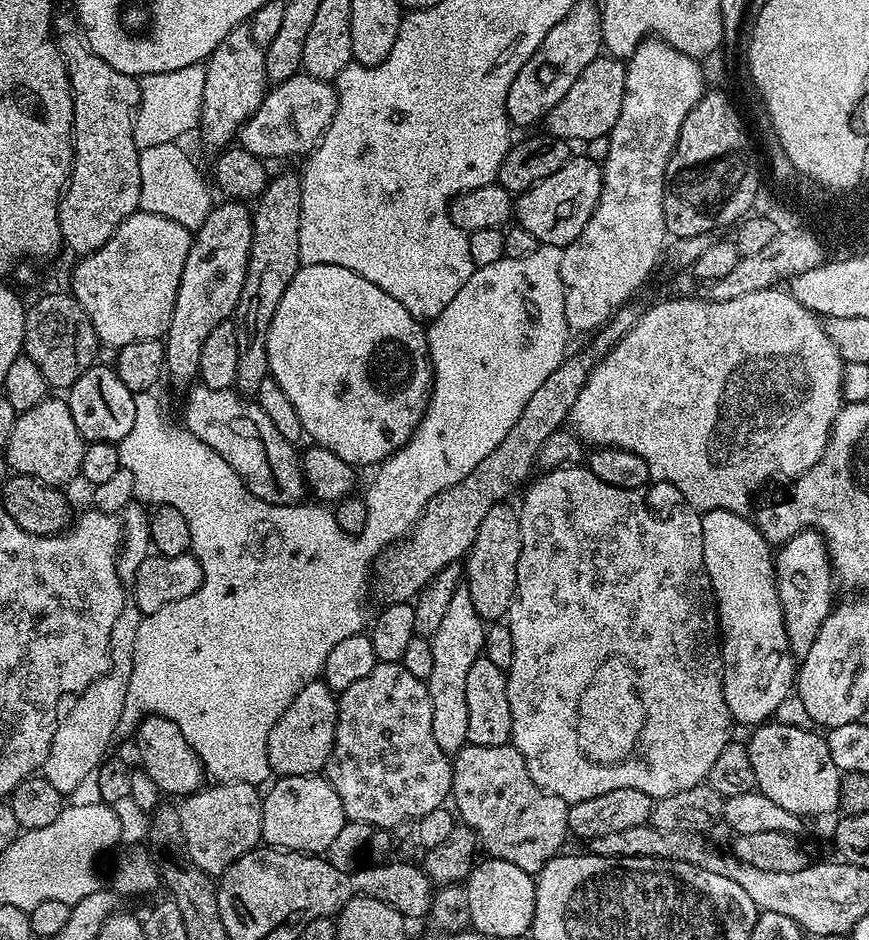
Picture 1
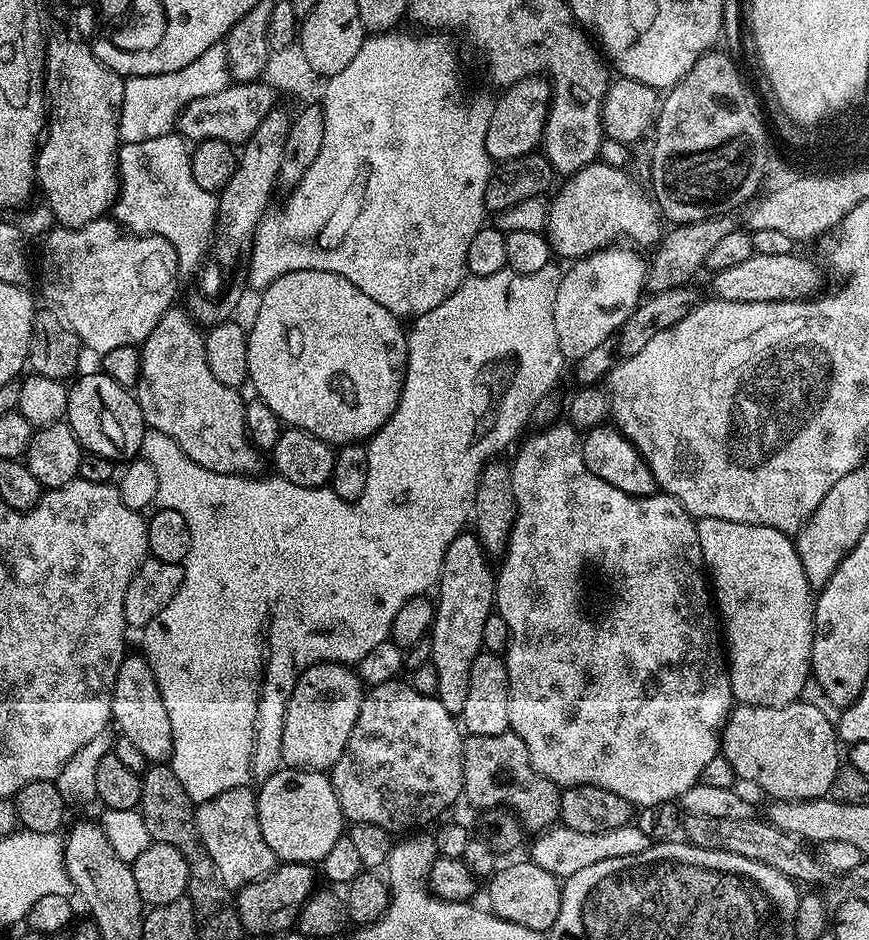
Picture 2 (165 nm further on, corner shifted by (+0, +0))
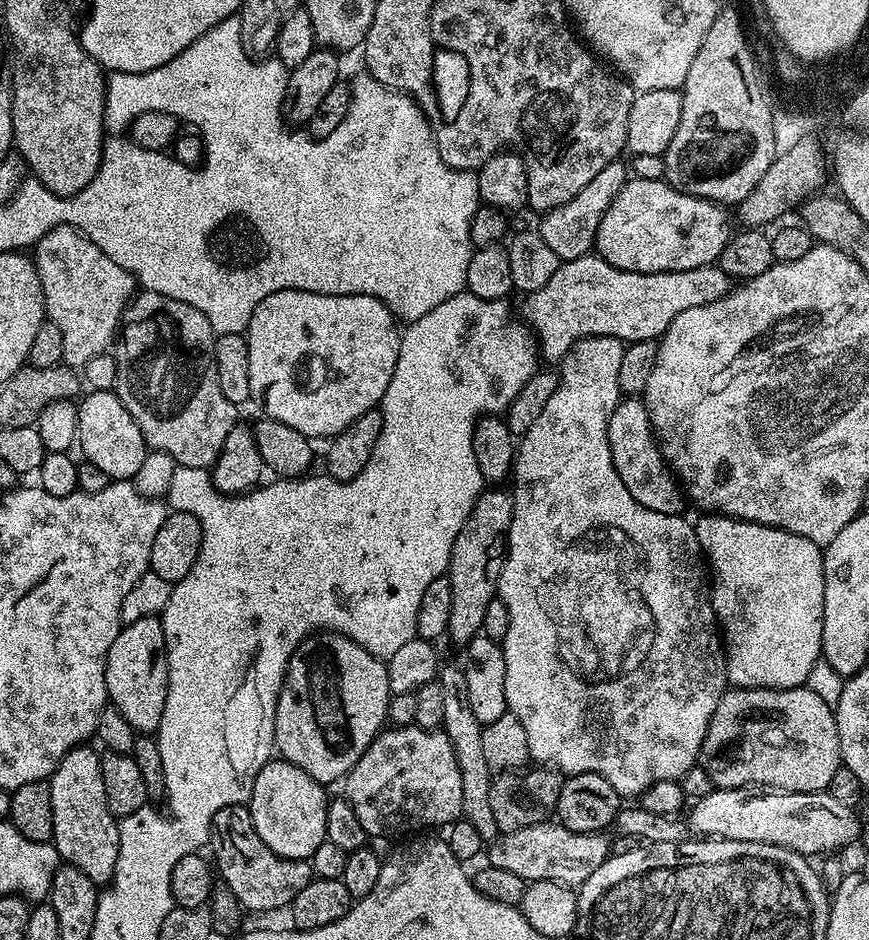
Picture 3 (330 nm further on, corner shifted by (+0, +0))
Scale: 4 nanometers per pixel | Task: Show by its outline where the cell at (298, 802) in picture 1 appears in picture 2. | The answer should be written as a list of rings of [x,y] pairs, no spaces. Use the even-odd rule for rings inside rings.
[[[281,767],[273,772],[270,778],[266,778],[263,784],[259,785],[256,792],[256,805],[258,806],[258,826],[262,830],[262,838],[266,838],[266,846],[270,846],[270,850],[274,850],[276,859],[280,862],[307,864],[309,866],[315,865],[315,860],[316,863],[322,862],[326,858],[326,854],[330,854],[330,849],[334,846],[334,842],[338,842],[338,838],[345,835],[346,832],[346,821],[342,810],[338,806],[338,798],[334,794],[334,786],[331,779],[324,772],[308,772],[305,768]]]

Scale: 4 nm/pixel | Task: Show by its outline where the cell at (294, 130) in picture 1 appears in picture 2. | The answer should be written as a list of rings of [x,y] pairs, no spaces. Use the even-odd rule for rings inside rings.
[[[232,82],[221,92],[196,98],[180,112],[175,127],[188,142],[201,140],[225,140],[230,145],[240,146],[258,130],[258,124],[277,103],[277,93],[263,82]]]

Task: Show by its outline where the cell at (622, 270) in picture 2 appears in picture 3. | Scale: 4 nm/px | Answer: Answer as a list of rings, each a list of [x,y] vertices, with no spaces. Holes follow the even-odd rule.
[[[591,336],[585,340],[580,340],[571,350],[565,354],[563,360],[558,364],[558,375],[560,385],[558,390],[554,390],[554,394],[550,394],[550,402],[546,402],[546,406],[542,406],[542,414],[538,414],[534,426],[530,426],[530,430],[526,430],[526,434],[519,437],[518,447],[516,450],[516,459],[514,461],[514,480],[516,476],[516,488],[511,489],[512,494],[512,521],[510,522],[510,530],[508,531],[508,539],[506,541],[506,551],[504,553],[504,565],[500,571],[500,577],[496,583],[496,591],[499,600],[506,606],[506,611],[510,614],[510,630],[506,630],[506,638],[502,642],[504,649],[504,657],[506,658],[506,702],[508,703],[508,711],[514,713],[522,722],[522,726],[526,729],[526,742],[530,746],[530,757],[537,765],[555,768],[561,774],[571,774],[577,776],[583,772],[593,772],[602,778],[606,778],[606,782],[610,782],[610,786],[614,786],[614,790],[618,790],[621,798],[639,797],[641,792],[645,792],[650,786],[654,786],[654,782],[666,782],[667,780],[679,780],[686,774],[686,770],[697,767],[700,759],[700,751],[702,750],[702,742],[706,738],[706,730],[710,726],[710,718],[714,718],[714,710],[718,710],[718,702],[724,696],[726,689],[729,687],[728,682],[728,665],[726,663],[726,653],[722,643],[722,633],[718,627],[716,612],[712,609],[712,597],[710,595],[710,584],[706,579],[706,572],[702,564],[702,553],[700,551],[700,543],[696,537],[696,529],[691,523],[684,521],[683,515],[671,516],[670,514],[658,514],[658,510],[646,510],[646,506],[642,506],[638,502],[634,502],[634,498],[630,498],[630,490],[626,490],[626,485],[622,483],[622,478],[618,478],[618,470],[614,470],[614,458],[610,458],[610,442],[608,441],[608,423],[610,422],[610,414],[620,404],[622,393],[620,383],[618,382],[618,369],[622,367],[622,354],[624,353],[625,341],[618,338],[610,338],[609,336]]]

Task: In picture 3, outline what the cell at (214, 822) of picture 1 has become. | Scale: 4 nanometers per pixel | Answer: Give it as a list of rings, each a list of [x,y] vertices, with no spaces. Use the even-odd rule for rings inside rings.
[[[242,804],[226,806],[222,810],[218,810],[218,814],[214,814],[210,837],[211,848],[213,854],[216,855],[215,871],[218,873],[219,879],[220,876],[224,879],[221,880],[223,887],[229,888],[234,894],[234,898],[238,898],[241,908],[249,913],[272,912],[275,908],[287,909],[292,900],[298,898],[298,893],[314,879],[312,865],[308,860],[291,860],[285,856],[274,854],[274,850],[270,850],[270,846],[266,846],[266,842],[262,842],[262,838],[258,838],[258,830],[254,830],[252,815]]]

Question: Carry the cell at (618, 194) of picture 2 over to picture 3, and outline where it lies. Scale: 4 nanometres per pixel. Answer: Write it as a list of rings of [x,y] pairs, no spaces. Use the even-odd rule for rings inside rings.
[[[629,179],[627,184],[610,202],[610,210],[602,218],[596,235],[595,251],[610,266],[618,266],[631,272],[677,272],[678,270],[694,270],[707,268],[719,261],[722,250],[726,250],[729,240],[734,235],[733,221],[730,212],[723,204],[715,204],[713,200],[698,198],[690,194],[682,194],[674,190],[667,180]]]

